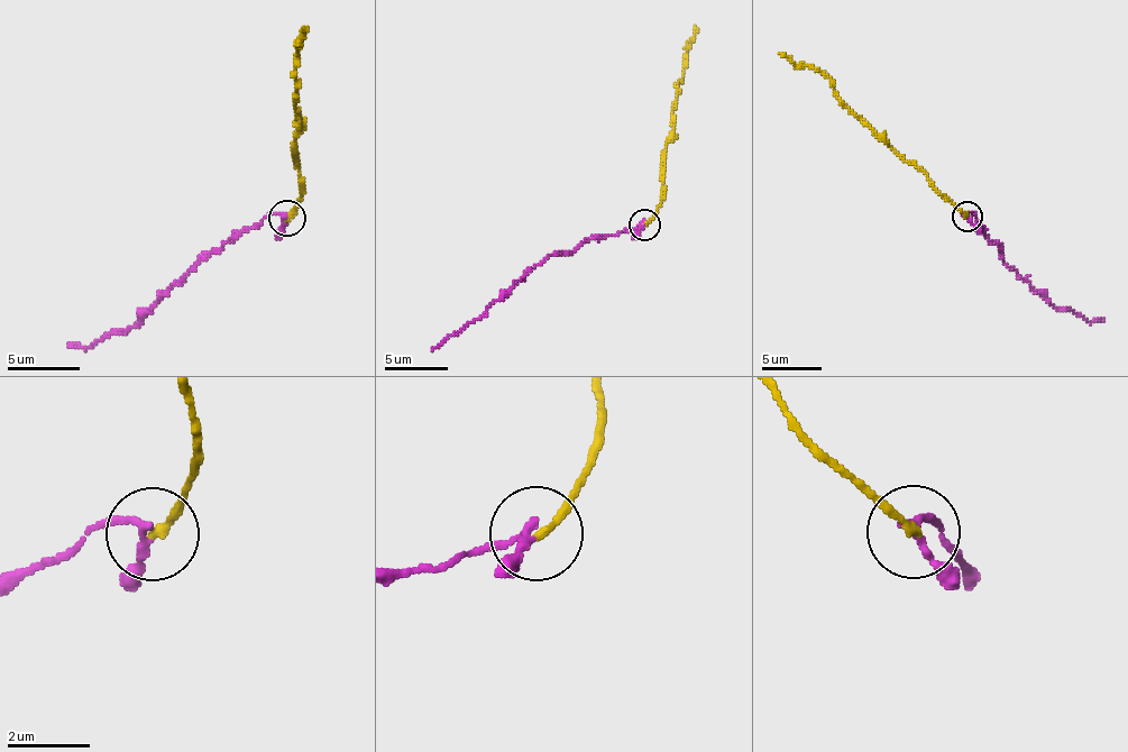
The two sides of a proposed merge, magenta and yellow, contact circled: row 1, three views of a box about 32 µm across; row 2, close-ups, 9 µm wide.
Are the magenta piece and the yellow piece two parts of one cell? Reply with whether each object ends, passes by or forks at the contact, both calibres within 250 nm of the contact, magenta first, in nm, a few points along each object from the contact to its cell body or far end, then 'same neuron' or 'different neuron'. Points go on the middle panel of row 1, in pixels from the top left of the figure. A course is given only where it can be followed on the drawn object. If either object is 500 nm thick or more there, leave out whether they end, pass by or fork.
magenta passes by; yellow ends; calibres 170 and 200 nm; course magenta (643, 226), (617, 235), (592, 235), (571, 251), (548, 255), (432, 350); course yellow (643, 226), (661, 203), (678, 86), (695, 26); different neuron

